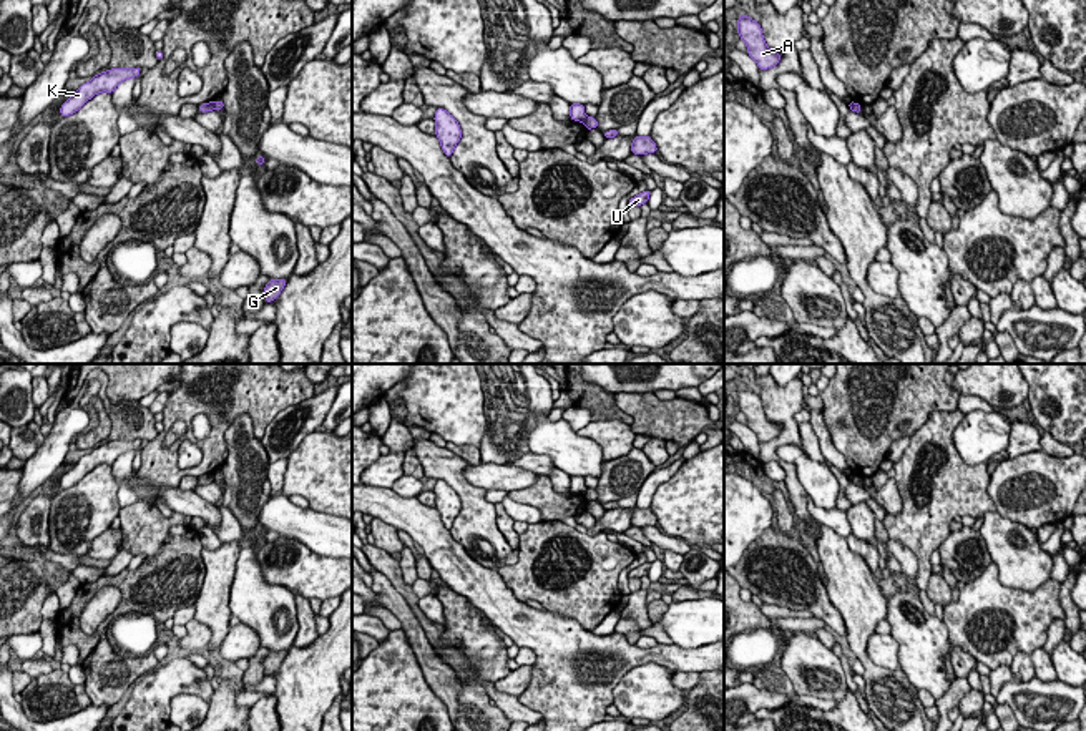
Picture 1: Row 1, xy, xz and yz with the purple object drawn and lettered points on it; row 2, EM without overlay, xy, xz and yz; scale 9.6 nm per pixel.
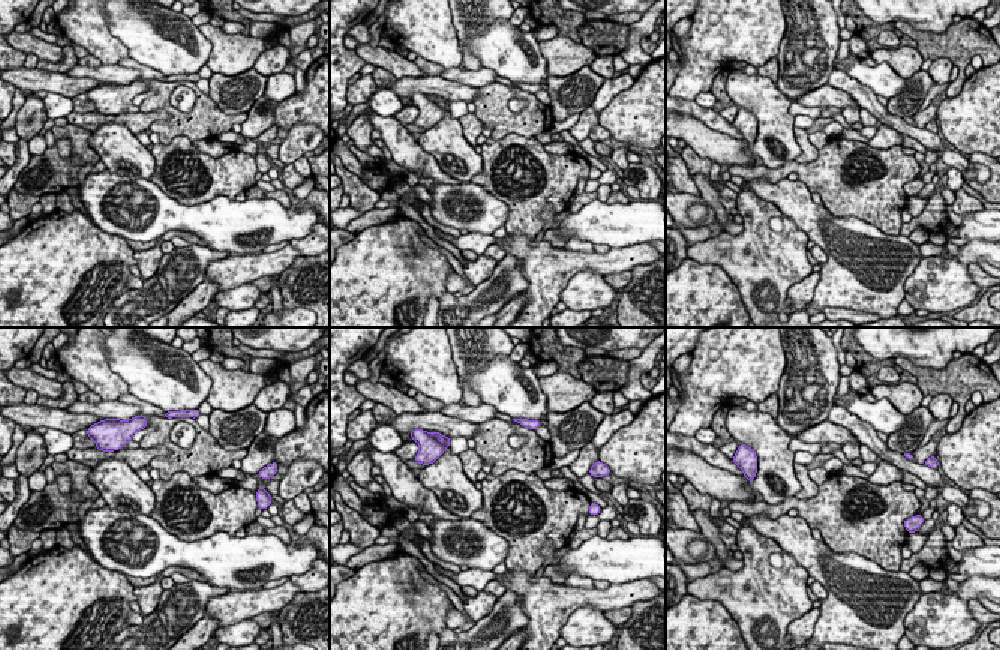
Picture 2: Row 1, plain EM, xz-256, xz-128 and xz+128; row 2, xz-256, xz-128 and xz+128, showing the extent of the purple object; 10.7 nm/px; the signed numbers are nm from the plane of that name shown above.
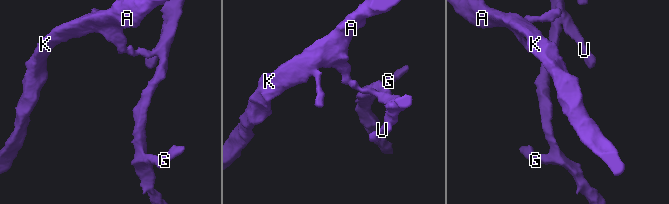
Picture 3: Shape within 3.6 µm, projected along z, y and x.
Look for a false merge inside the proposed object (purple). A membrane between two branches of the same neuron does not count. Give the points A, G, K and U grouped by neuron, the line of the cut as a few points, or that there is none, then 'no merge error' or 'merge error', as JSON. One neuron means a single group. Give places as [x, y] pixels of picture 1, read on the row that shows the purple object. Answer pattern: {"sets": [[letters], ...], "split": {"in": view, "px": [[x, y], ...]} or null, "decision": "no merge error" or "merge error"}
{"sets": [["A", "K"], ["G", "U"]], "split": {"in": "xz", "px": [[587, 117], [583, 123]]}, "decision": "merge error"}

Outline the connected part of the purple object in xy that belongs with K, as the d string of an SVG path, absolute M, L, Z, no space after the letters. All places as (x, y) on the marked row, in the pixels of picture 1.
M139 66L135 68L111 68L100 71L90 81L83 83L75 93L61 103L60 116L70 116L78 111L88 100L98 93L113 93L116 86L130 78L135 78L141 73Z

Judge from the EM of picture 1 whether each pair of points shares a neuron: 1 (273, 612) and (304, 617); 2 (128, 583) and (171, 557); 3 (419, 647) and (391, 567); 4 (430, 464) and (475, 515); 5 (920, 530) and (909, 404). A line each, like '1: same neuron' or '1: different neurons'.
1: different neurons
2: same neuron
3: different neurons
4: same neuron
5: different neurons

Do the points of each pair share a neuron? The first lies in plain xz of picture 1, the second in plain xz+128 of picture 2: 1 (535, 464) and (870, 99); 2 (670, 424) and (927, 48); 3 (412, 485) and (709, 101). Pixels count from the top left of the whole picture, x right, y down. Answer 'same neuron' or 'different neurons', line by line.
1: same neuron
2: same neuron
3: same neuron

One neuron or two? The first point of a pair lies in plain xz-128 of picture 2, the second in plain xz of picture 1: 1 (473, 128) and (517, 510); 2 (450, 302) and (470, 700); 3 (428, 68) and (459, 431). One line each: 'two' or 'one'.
1: two
2: one
3: two

